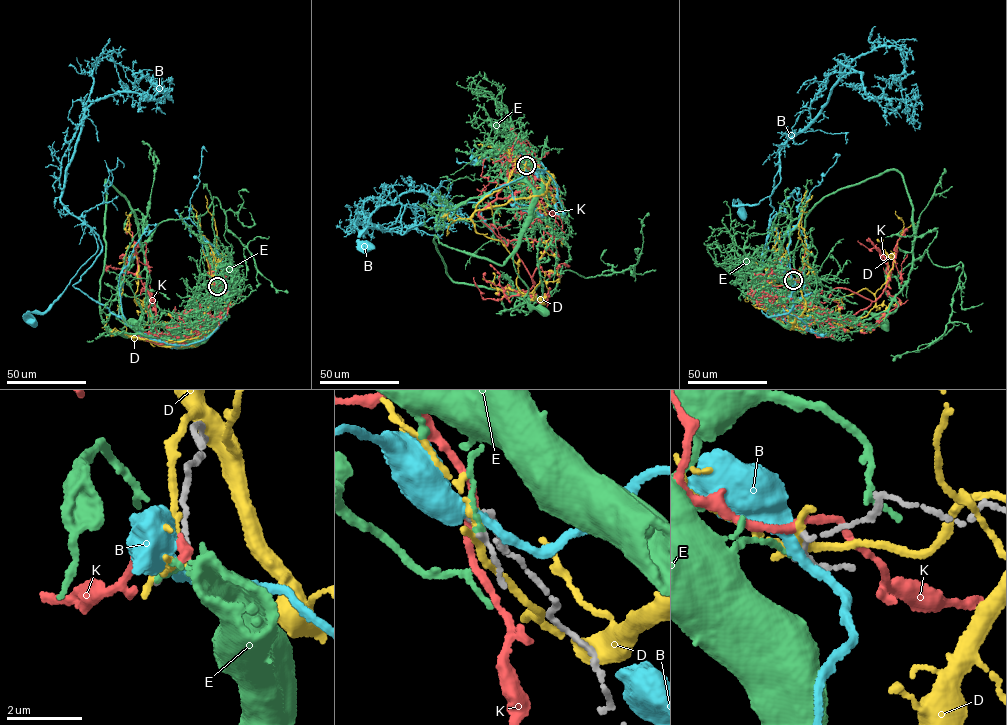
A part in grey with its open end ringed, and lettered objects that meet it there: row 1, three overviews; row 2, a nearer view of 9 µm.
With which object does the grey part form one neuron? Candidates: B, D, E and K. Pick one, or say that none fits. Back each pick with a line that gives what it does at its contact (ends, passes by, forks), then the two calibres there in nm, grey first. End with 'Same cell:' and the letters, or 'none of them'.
E: it ends there; 150 nm thick on the grey side, 130 nm on the other
Same cell: E

